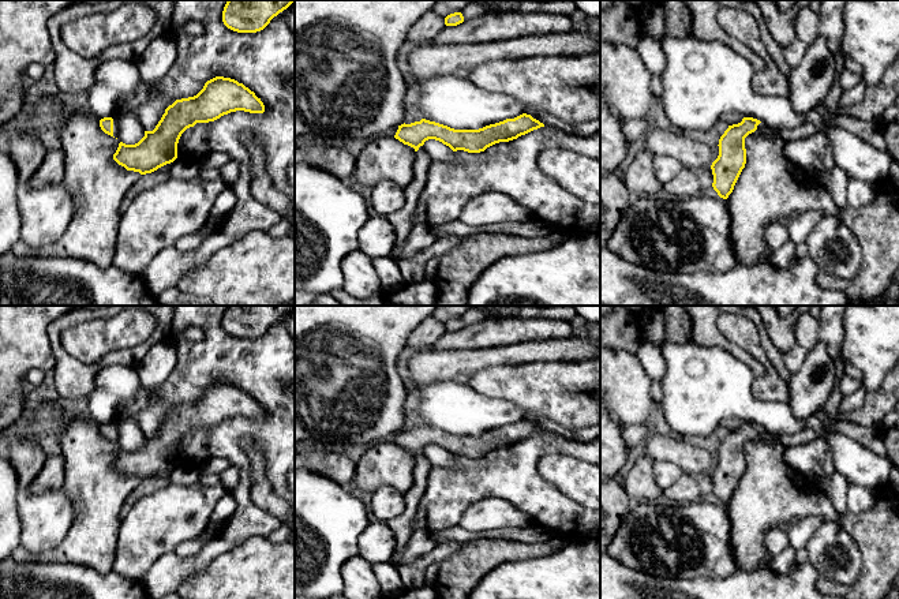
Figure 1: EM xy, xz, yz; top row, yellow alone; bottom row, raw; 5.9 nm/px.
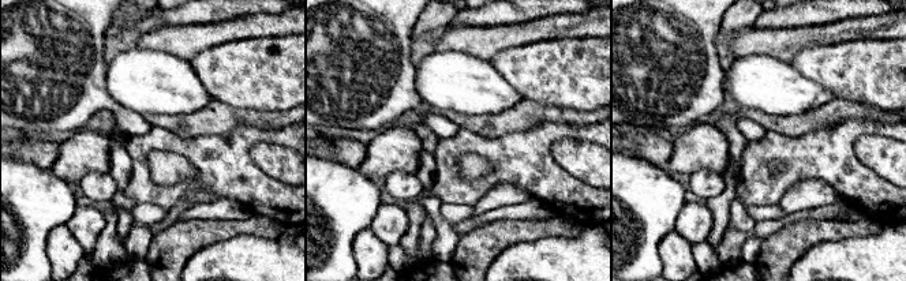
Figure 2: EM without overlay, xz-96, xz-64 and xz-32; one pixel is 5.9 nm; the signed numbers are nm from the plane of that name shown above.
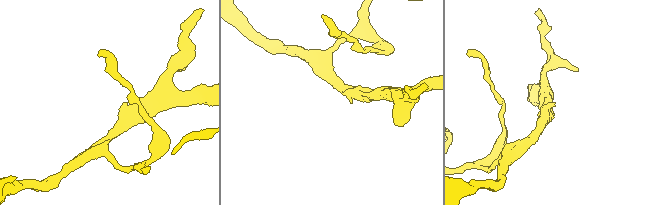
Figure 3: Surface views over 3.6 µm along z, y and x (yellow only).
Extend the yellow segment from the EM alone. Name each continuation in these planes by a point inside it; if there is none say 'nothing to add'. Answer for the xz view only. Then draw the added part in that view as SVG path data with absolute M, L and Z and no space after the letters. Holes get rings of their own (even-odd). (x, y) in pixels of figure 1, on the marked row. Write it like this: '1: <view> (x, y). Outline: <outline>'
1: xz (401, 220). Outline: M420 146L419 150L415 153L415 162L413 162L413 181L404 188L405 195L405 205L387 216L389 221L393 224L396 229L396 246L393 248L394 252L398 252L405 243L413 222L412 217L419 201L419 196L424 188L427 181L427 172L431 164L431 157L424 150L424 146Z

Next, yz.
1: yz (764, 128). Outline: M761 121L757 126L757 130L754 132L760 132L760 134L763 134L765 136L772 136L773 135L773 128L769 124L767 124L765 121Z

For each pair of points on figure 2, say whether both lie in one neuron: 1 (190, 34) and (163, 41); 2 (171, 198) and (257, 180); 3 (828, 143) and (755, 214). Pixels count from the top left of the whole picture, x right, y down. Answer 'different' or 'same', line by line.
1: same
2: same
3: different

